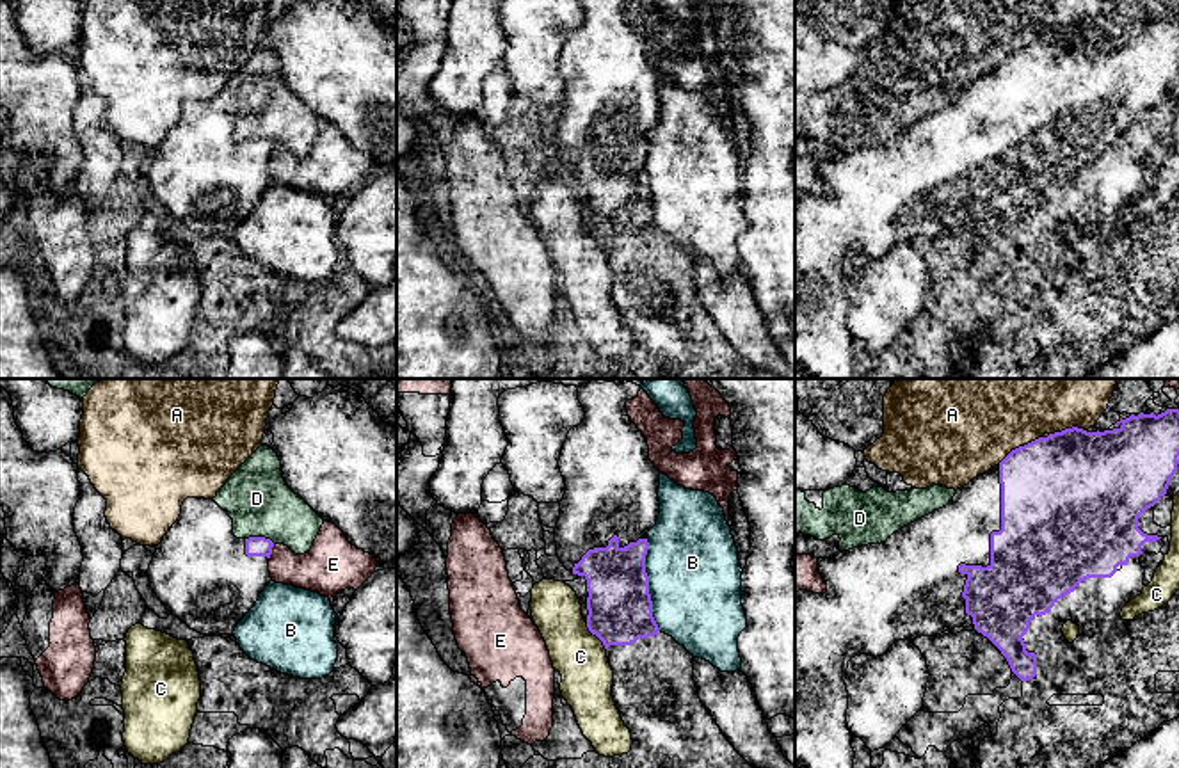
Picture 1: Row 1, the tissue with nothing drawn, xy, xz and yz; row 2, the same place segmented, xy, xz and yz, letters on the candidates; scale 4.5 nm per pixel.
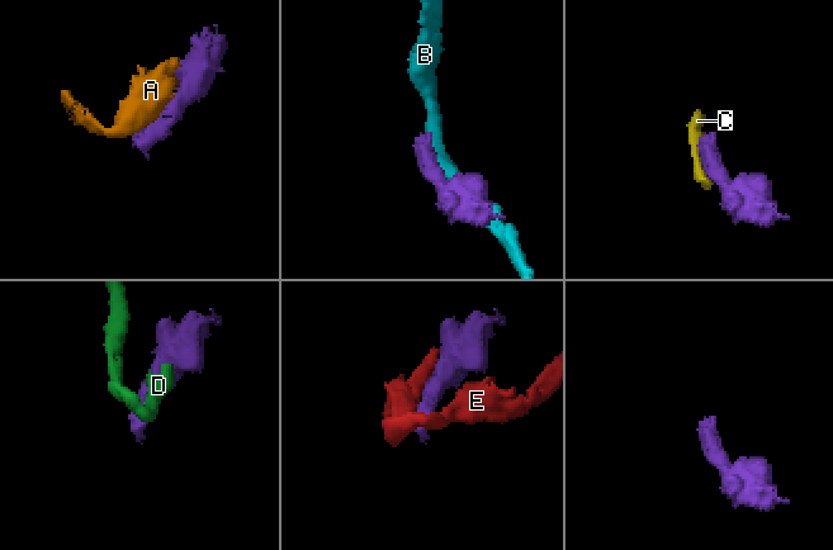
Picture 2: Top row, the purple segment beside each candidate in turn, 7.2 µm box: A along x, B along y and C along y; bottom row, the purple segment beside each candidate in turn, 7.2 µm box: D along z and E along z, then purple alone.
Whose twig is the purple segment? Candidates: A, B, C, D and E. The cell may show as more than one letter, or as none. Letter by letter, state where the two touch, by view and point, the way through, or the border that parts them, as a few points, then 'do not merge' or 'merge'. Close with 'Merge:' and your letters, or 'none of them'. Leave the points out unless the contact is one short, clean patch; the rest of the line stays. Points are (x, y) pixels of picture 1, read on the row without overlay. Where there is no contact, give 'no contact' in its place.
A: contact yz (1019, 48); do not merge
B: contact xz (648, 187); do not merge
C: contact xz (596, 237); do not merge
D: contact xy (260, 139); do not merge
E: contact xy (271, 153); do not merge
Merge: none of them

